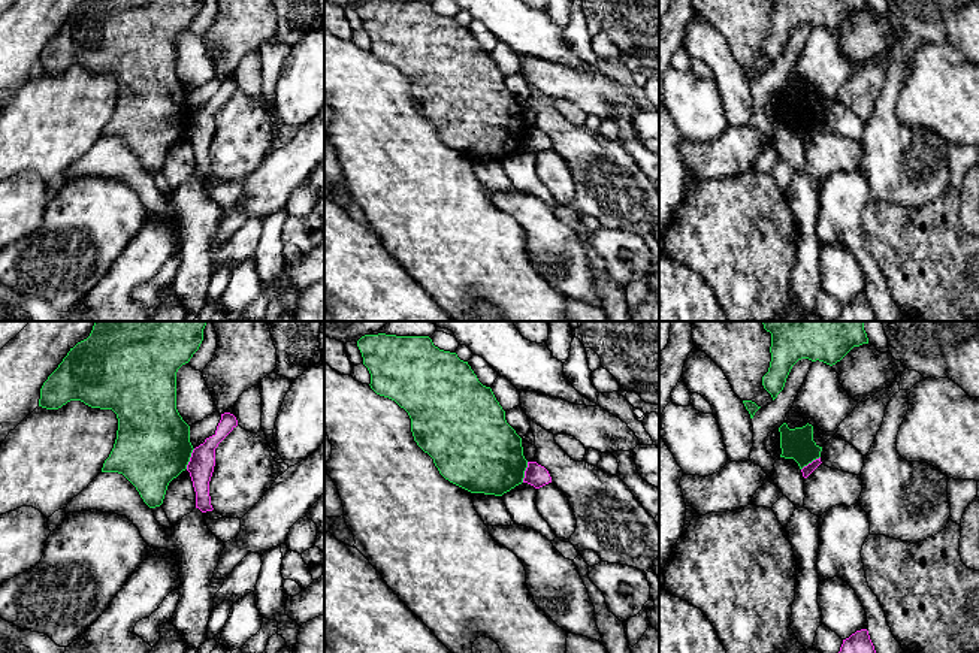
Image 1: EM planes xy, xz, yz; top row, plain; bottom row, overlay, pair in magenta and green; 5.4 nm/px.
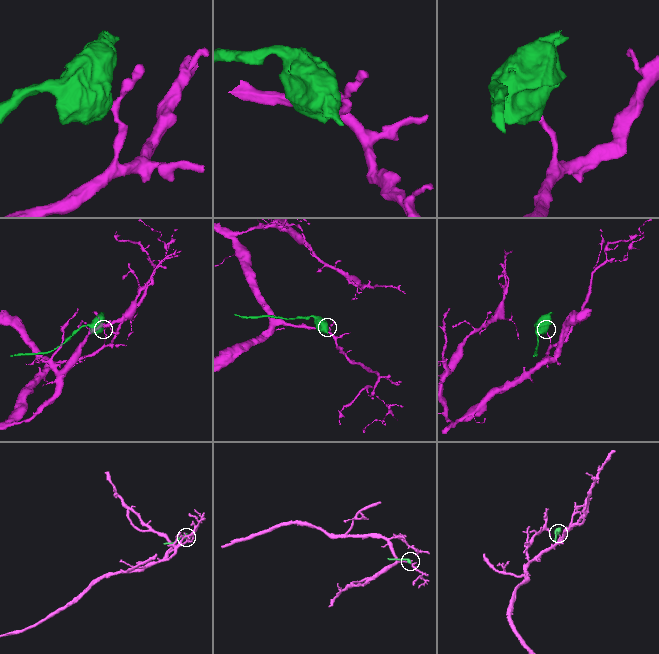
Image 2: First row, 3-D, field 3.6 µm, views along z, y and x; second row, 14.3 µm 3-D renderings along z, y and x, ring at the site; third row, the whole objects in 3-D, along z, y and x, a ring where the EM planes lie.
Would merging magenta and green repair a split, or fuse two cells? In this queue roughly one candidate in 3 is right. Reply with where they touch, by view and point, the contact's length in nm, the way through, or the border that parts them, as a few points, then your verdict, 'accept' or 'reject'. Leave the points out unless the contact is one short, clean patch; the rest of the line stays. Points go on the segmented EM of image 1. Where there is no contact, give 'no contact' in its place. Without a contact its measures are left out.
meets magenta in xy at (190, 459); contact 120 nm long; border along xy (195, 449), (186, 468); reject

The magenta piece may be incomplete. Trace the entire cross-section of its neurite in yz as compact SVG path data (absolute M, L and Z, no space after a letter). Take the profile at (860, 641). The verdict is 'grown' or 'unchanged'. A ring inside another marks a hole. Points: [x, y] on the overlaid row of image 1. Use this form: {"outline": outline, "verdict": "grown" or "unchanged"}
{"outline": "M861 629L843 640L839 653L876 653L868 631Z", "verdict": "unchanged"}

